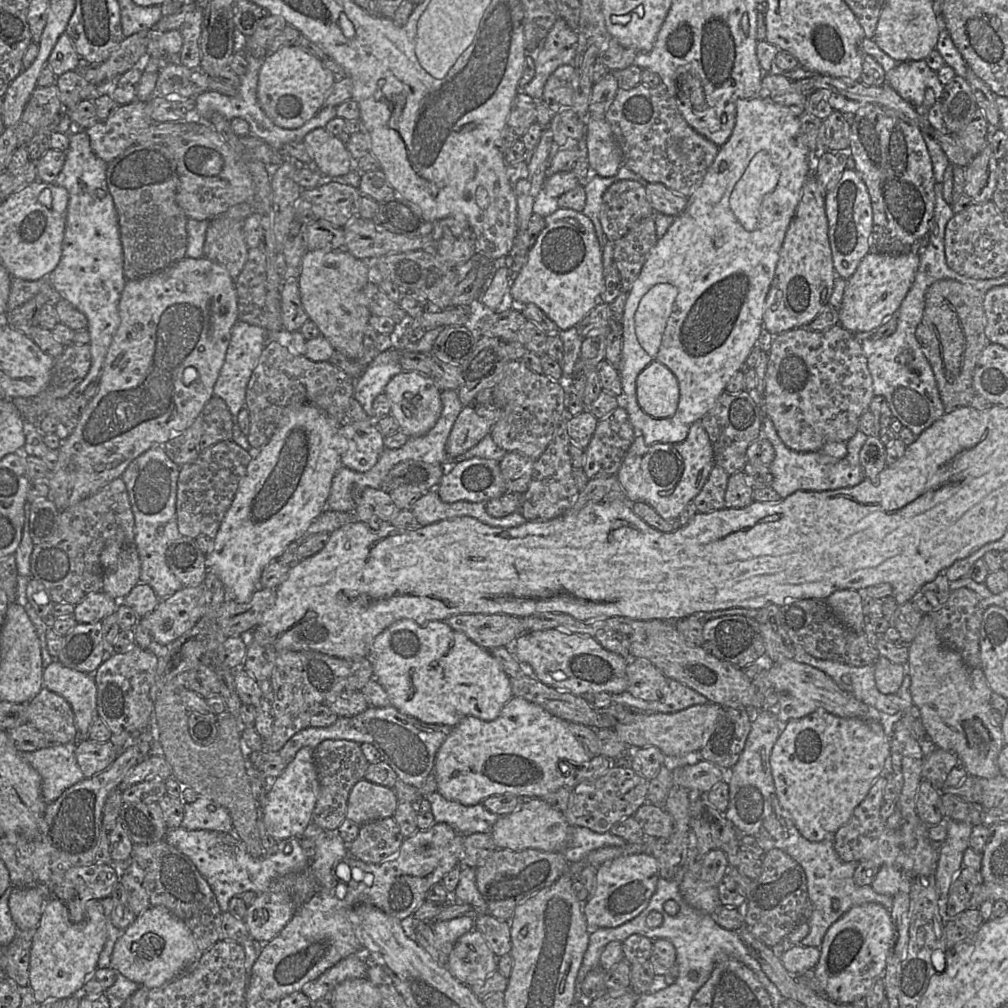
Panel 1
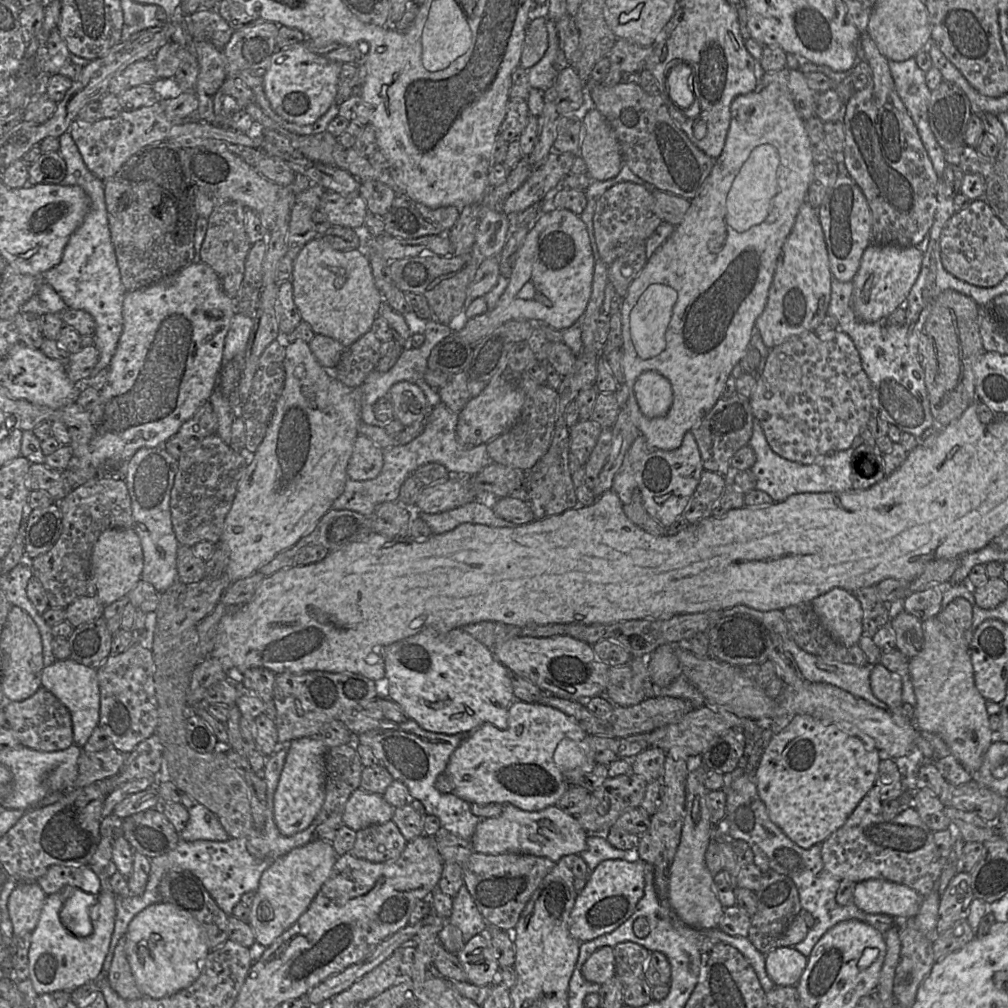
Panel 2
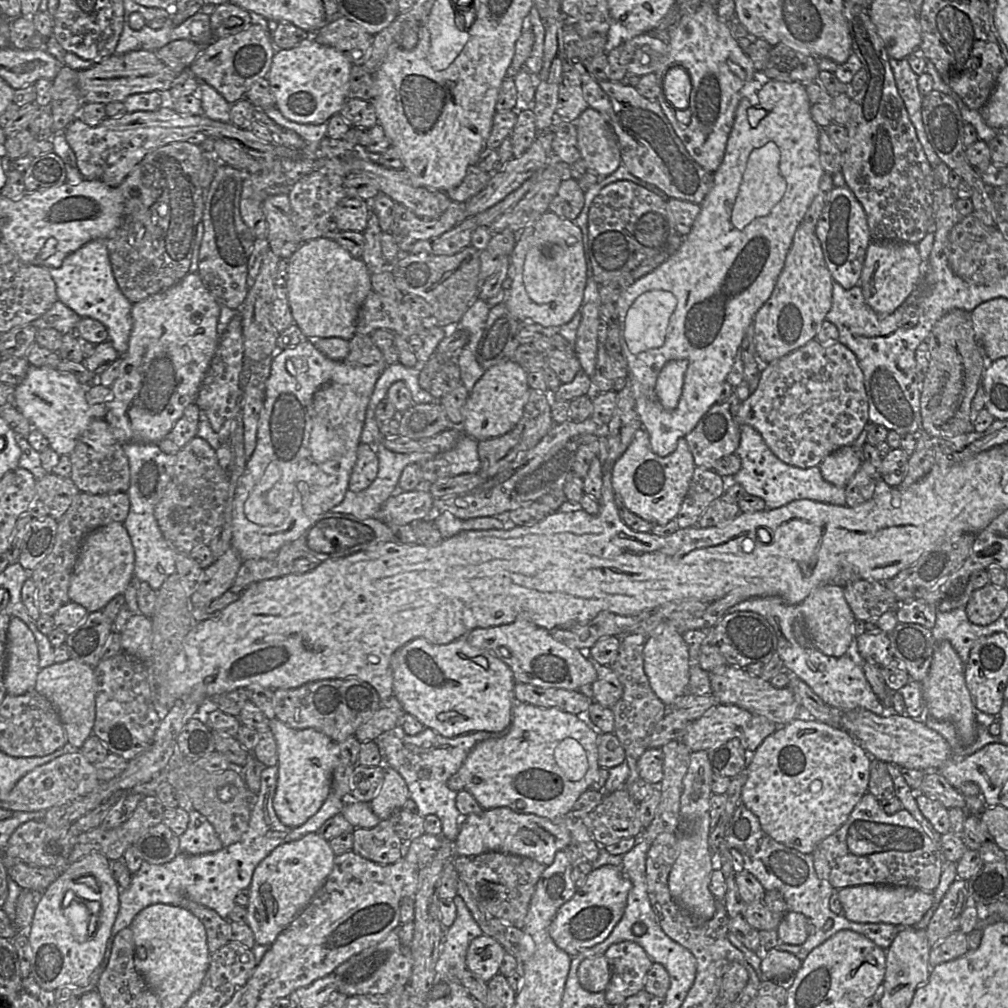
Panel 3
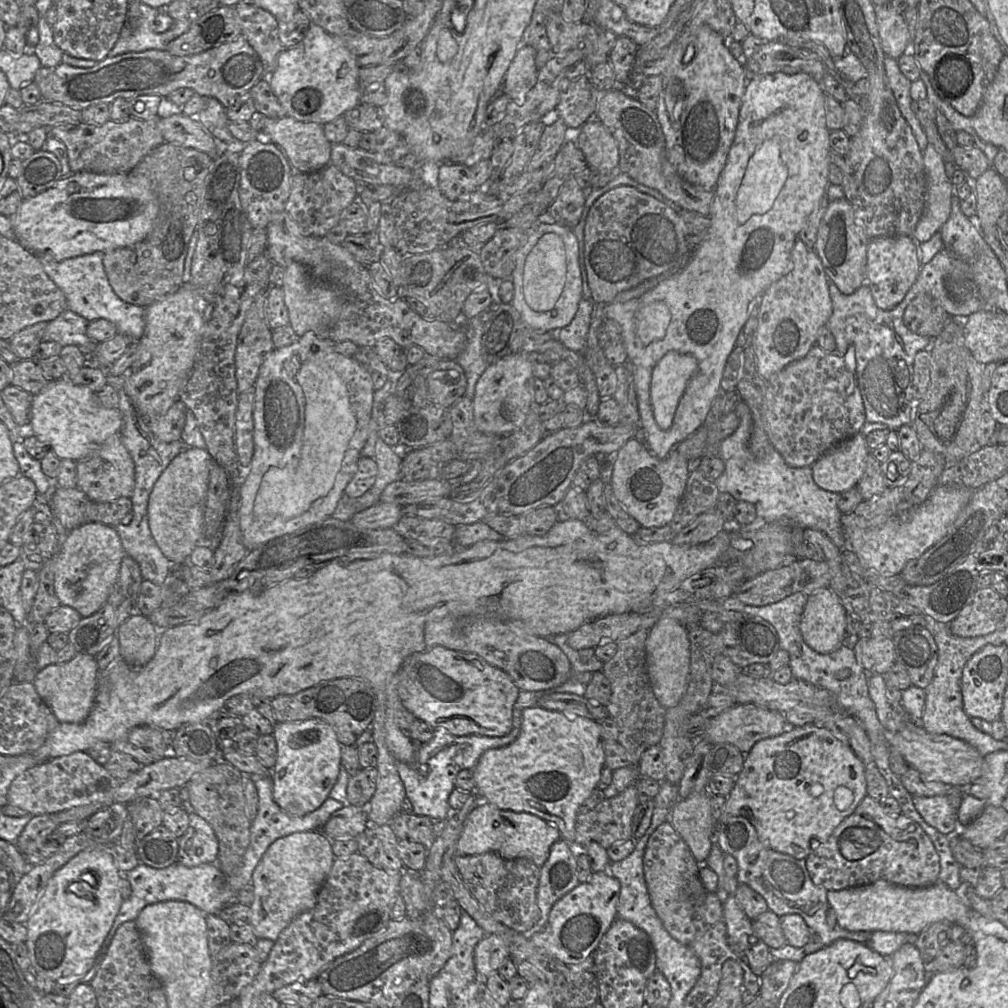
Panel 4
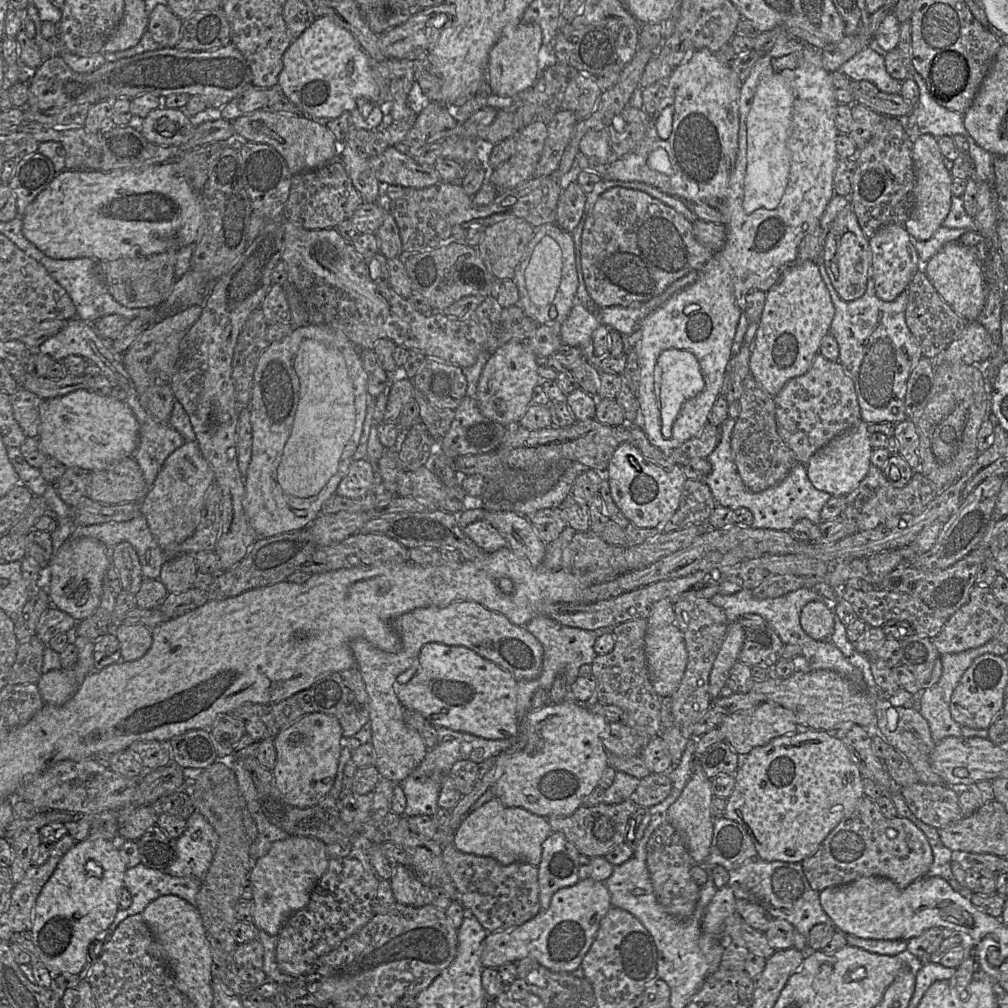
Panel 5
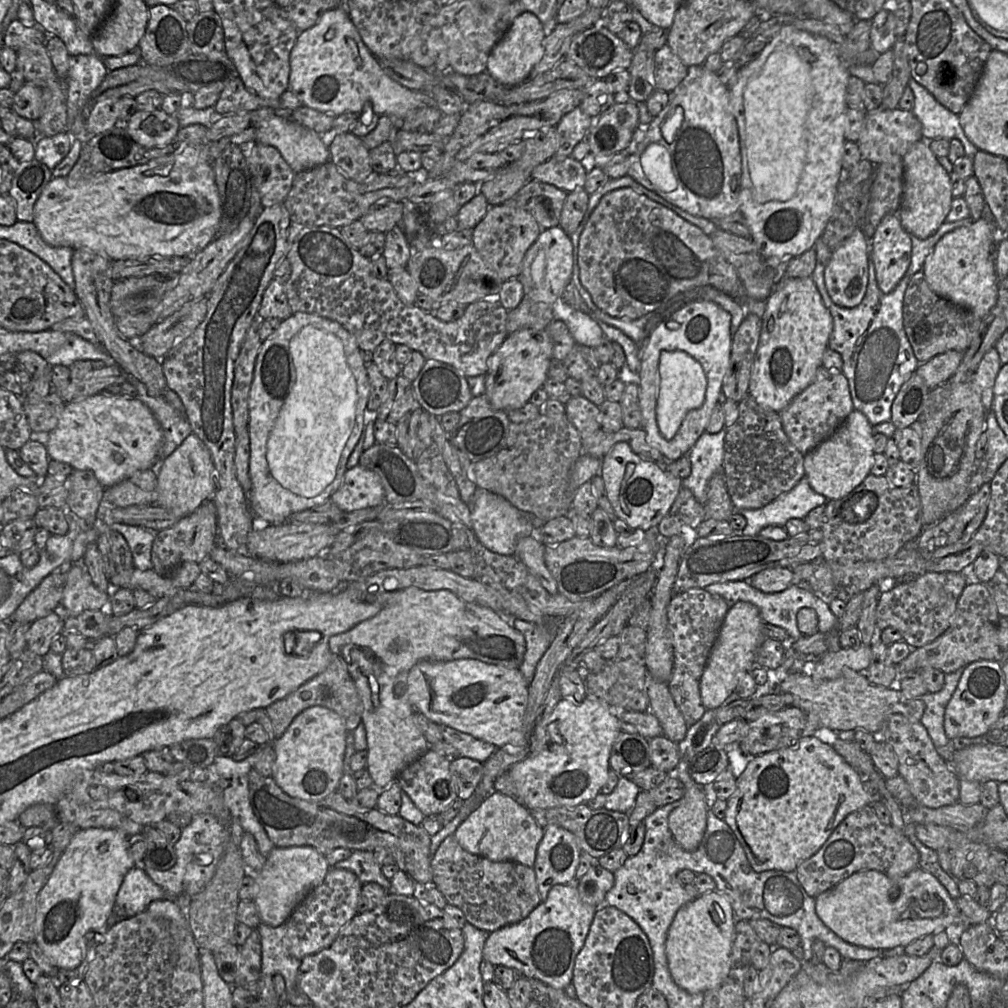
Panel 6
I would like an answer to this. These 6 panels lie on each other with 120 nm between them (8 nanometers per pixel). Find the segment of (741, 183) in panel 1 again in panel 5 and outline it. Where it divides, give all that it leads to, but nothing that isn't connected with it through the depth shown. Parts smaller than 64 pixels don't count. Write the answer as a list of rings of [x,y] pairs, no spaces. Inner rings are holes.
[[[773,73],[761,78],[746,120],[747,170],[743,200],[746,214],[761,208],[776,209],[785,193],[790,173],[787,136],[792,123],[792,105],[792,91],[780,74]]]

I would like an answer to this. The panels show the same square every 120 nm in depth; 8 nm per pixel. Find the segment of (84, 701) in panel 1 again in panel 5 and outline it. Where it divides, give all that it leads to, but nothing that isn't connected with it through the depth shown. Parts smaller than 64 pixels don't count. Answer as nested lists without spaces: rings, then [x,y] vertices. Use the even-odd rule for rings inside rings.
[[[69,635],[78,651],[76,664],[67,670],[57,669],[42,674],[36,685],[45,704],[62,706],[76,693],[83,680],[93,669],[94,641],[88,638]]]

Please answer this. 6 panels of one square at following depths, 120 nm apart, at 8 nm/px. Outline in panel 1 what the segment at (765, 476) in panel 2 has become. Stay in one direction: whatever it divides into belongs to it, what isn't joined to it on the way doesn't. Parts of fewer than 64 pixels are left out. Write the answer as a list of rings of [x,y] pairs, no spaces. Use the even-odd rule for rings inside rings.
[[[762,413],[761,436],[771,442],[775,451],[774,458],[769,464],[772,474],[770,487],[778,493],[781,499],[798,490],[826,491],[853,487],[860,484],[865,478],[859,454],[868,436],[860,430],[846,442],[847,454],[842,459],[822,454],[820,451],[797,452],[789,449],[778,436],[773,422],[765,413]]]

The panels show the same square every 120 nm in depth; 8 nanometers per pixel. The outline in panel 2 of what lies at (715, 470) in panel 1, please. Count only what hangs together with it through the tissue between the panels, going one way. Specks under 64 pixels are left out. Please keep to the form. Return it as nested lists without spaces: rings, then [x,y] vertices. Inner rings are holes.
[[[703,470],[699,483],[682,515],[689,524],[711,516],[715,501],[726,486],[725,477],[717,472]]]

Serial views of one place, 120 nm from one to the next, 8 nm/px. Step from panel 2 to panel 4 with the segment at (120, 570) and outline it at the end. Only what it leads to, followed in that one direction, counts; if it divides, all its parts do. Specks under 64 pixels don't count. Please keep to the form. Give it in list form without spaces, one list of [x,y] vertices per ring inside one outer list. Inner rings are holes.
[[[85,522],[68,531],[54,562],[54,590],[61,605],[74,608],[82,617],[97,612],[118,581],[121,560],[125,555],[121,539],[113,526]]]

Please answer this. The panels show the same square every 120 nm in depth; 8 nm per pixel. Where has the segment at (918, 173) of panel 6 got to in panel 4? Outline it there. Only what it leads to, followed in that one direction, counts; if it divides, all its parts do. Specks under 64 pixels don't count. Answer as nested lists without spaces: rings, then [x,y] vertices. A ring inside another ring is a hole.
[[[930,143],[922,152],[927,192],[923,213],[912,234],[914,241],[926,242],[948,220],[954,186],[945,170],[945,161]]]

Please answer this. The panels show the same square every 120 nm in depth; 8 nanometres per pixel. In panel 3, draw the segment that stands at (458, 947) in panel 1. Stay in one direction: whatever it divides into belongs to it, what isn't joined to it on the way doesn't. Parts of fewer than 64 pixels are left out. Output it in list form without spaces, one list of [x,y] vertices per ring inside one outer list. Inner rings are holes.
[[[482,934],[470,942],[466,965],[483,981],[488,982],[496,974],[500,974],[499,969],[505,952],[496,939]]]

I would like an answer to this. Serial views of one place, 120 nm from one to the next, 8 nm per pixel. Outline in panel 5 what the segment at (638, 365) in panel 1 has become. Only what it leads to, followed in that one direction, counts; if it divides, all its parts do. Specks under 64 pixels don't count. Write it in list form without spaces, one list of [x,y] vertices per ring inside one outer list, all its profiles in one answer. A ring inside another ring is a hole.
[[[781,34],[775,45],[756,62],[740,89],[738,153],[724,199],[726,243],[699,271],[695,283],[651,312],[641,322],[641,327],[629,336],[629,345],[635,346],[640,364],[638,402],[644,419],[644,432],[649,442],[664,454],[670,454],[704,428],[720,395],[726,366],[735,354],[734,337],[742,313],[735,296],[735,278],[784,269],[797,262],[802,240],[819,228],[825,209],[835,195],[836,140],[839,135],[835,111],[839,103],[830,72],[823,67],[821,53],[822,50],[790,34]],[[773,73],[780,74],[787,81],[793,94],[792,123],[787,136],[789,180],[776,209],[761,208],[746,214],[743,208],[747,170],[746,120],[759,81]],[[689,304],[695,304],[695,310],[686,315],[684,308]],[[674,311],[678,312],[677,317],[673,317]],[[655,366],[661,369],[658,403]]]

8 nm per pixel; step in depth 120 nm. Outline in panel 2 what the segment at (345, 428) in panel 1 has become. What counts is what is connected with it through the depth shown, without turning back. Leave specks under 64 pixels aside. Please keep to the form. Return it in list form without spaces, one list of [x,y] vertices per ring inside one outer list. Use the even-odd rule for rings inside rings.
[[[358,434],[347,466],[348,478],[355,481],[371,480],[380,474],[382,467],[383,449],[369,437]]]

